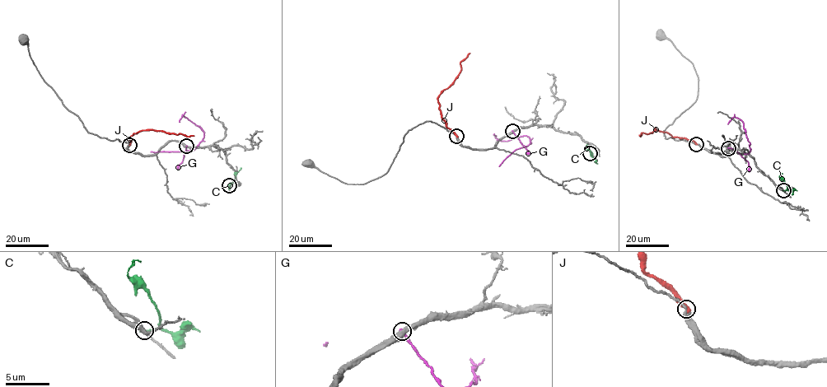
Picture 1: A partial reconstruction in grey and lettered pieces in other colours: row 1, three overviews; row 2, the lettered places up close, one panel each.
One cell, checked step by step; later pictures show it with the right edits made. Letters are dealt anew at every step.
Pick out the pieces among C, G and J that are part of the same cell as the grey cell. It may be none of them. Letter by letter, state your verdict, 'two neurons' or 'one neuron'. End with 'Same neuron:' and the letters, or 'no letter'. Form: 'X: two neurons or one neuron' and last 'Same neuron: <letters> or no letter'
C: two neurons
G: two neurons
J: one neuron
Same neuron: J

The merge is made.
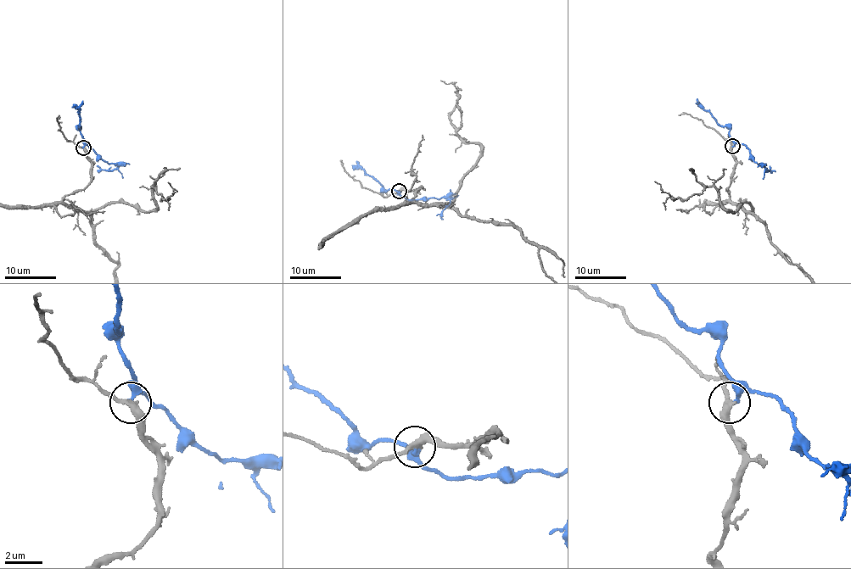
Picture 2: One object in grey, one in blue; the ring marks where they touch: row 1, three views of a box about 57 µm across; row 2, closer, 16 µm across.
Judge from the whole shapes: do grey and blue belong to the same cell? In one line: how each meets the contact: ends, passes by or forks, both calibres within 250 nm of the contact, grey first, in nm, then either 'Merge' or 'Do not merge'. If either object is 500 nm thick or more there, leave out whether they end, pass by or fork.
At the ring grey passes by. At the ring blue ends. Thickness 320 nm (grey) against 240 nm. Do not merge

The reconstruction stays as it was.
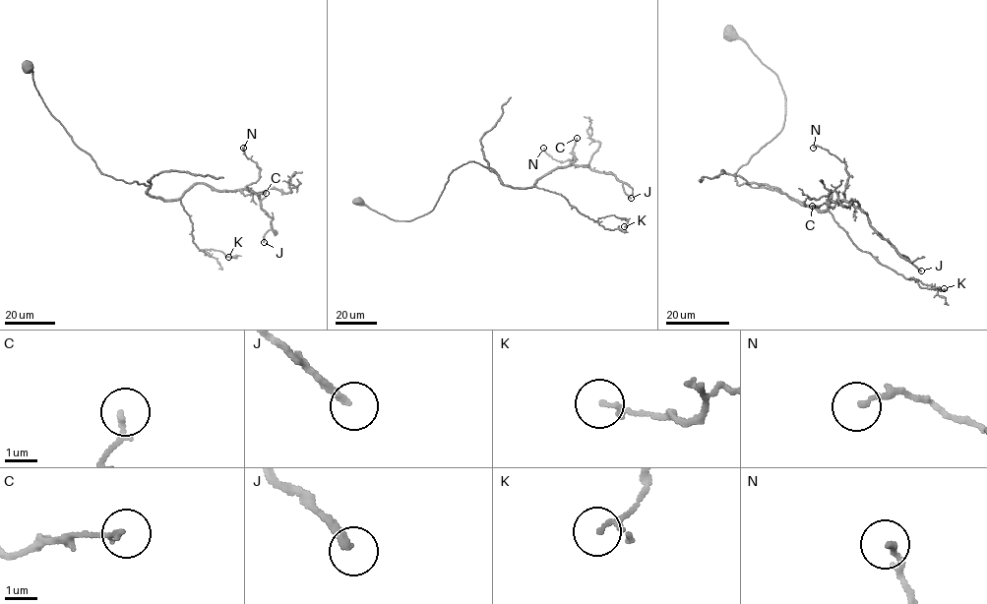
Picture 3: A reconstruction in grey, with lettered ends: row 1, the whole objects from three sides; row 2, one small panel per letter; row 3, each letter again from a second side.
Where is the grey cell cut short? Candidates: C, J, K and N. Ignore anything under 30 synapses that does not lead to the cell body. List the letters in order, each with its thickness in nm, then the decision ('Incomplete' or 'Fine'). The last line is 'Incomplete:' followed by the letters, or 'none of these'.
C: Thickness 150 nm. Fine
J: Thickness 240 nm. Fine
K: Thickness 100 nm. Fine
N: Thickness 140 nm. Fine
Incomplete: none of these

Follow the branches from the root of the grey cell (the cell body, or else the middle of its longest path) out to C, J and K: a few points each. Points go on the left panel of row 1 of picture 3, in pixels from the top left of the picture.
C: (27, 68), (50, 114), (105, 175), (149, 185), (147, 195), (167, 200), (198, 183), (266, 193)
J: (27, 68), (50, 114), (100, 171), (167, 200), (198, 183), (251, 190), (273, 219), (264, 242)
K: (27, 68), (50, 114), (100, 171), (149, 185), (154, 198), (179, 200), (197, 246), (236, 257), (228, 257)

